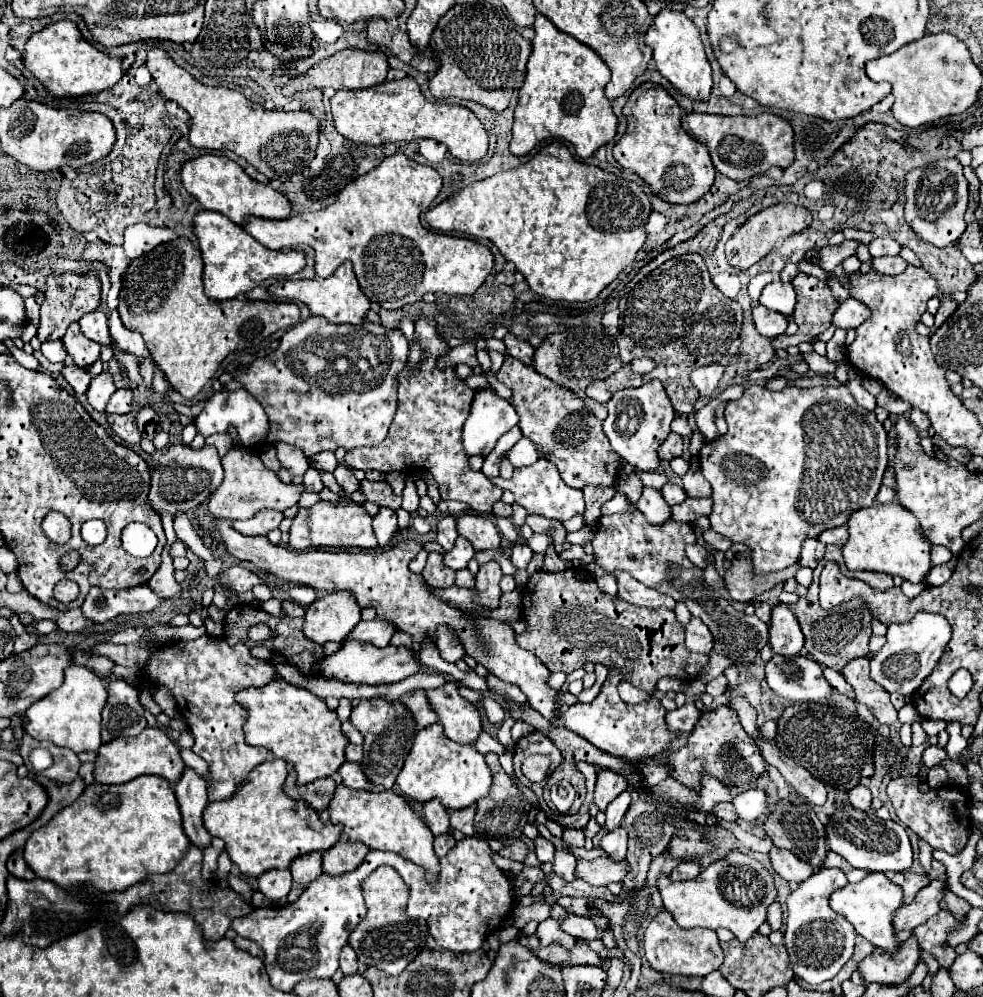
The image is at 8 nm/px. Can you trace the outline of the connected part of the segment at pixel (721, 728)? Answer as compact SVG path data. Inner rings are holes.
M719 706L715 710L701 712L701 718L689 734L687 744L667 754L665 766L677 782L685 784L695 792L701 790L701 780L705 774L717 778L725 786L739 786L743 782L767 774L767 762L763 760L755 740L749 734L745 734L737 720L737 712L729 706Z

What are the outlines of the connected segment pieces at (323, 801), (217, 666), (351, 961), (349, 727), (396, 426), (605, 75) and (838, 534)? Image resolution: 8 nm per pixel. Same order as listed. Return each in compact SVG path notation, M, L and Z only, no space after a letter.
M289 770L289 776L285 780L285 792L287 796L295 798L295 800L305 800L309 802L317 812L325 810L331 802L331 796L335 792L335 780L333 778L321 778L321 780L315 780L311 784L305 784L305 786L297 786L295 784L295 770Z
M203 634L189 642L161 644L151 652L143 670L153 684L173 694L179 712L193 732L193 752L211 768L213 786L209 788L209 802L225 800L235 794L235 788L247 780L249 772L271 756L267 748L255 748L245 742L243 724L249 714L237 704L235 694L249 686L269 684L277 676L277 668L267 660L253 658L245 644L229 646L223 638L219 640Z
M349 944L341 950L341 970L343 974L357 974L357 956Z
M350 721L344 722L341 729L347 738L349 738L350 743L357 745L361 745L363 743L362 734L350 723Z
M421 318L415 322L415 338L427 350L421 366L405 368L401 372L401 400L397 406L397 414L389 428L389 434L383 444L377 448L355 448L347 452L345 462L351 468L361 470L381 470L381 472L411 472L415 466L417 470L429 470L437 484L439 494L443 500L459 500L467 504L475 512L489 514L495 500L501 498L503 490L493 486L485 474L473 472L467 462L467 454L461 446L461 428L469 416L469 404L473 400L473 390L463 384L455 376L455 368L447 368L441 372L435 364L437 356L445 354L449 346L435 330L435 322Z
M543 14L535 16L535 38L531 42L531 56L527 60L525 82L519 90L519 102L515 108L515 122L513 122L513 140L511 152L515 156L525 156L537 142L547 138L565 138L571 142L581 158L589 158L597 148L605 146L617 132L617 116L611 110L609 100L605 98L603 90L611 80L611 70L603 64L599 54L589 46L573 40L565 32L557 30L555 24L545 18Z
M839 526L839 528L831 528L831 530L825 530L819 534L819 540L825 542L825 544L845 544L849 538L849 532L847 532L847 526Z

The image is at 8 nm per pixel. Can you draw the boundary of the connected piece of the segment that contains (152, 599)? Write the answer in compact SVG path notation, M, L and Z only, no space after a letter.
M147 584L129 588L125 592L113 592L99 586L93 586L85 596L81 612L91 622L109 622L121 614L137 614L155 610L163 598L153 592Z

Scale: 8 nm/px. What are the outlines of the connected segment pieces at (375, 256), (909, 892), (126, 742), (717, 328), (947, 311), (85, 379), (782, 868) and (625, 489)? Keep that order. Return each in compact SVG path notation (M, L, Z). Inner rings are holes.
M393 154L385 158L377 168L359 176L355 182L346 186L345 190L337 195L335 202L325 210L291 216L285 220L265 220L249 216L249 220L243 222L243 228L257 242L261 242L271 250L289 250L299 248L303 244L311 246L315 250L315 272L319 278L329 278L341 262L351 260L363 294L371 302L379 302L387 310L397 310L403 308L405 304L413 304L421 300L423 294L427 292L443 292L449 296L471 296L491 274L495 266L493 252L477 240L435 234L433 230L421 224L419 214L431 206L439 190L441 190L441 176L435 168L423 166L407 158L405 154Z
M911 870L909 872L897 872L893 876L893 880L897 884L901 884L901 888L903 888L903 904L909 904L915 898L915 894L929 884L929 876L915 874Z
M145 728L139 736L121 736L103 744L97 752L93 778L99 784L125 784L143 774L157 774L175 784L181 778L185 762L177 744L161 728Z
M683 254L667 260L625 294L619 300L619 312L621 322L615 340L621 350L623 368L607 380L595 380L587 388L587 396L605 404L617 390L639 387L651 378L657 378L665 386L675 412L679 412L671 423L671 430L680 436L690 437L692 430L688 420L695 412L693 406L699 392L693 388L689 374L691 370L719 362L725 356L741 332L741 306L717 290L701 254ZM641 356L657 360L657 368L651 374L639 376L629 370L629 362Z
M947 294L947 296L943 296L941 306L939 306L937 314L935 314L935 326L933 326L933 328L939 328L939 326L945 322L945 318L949 318L949 316L955 312L955 308L957 308L957 302L955 302L955 300L951 300L951 296L949 296L949 294Z
M71 364L71 366L65 366L61 372L63 372L65 380L73 386L73 390L75 390L77 394L85 394L85 392L87 392L89 382L91 382L91 374L89 374L87 370L77 368L75 364Z
M771 848L769 850L771 856L771 864L775 868L775 872L787 880L787 882L803 882L805 878L809 878L813 874L811 864L799 860L797 856L793 856L789 850L781 850L781 848Z
M631 472L627 476L621 476L617 480L615 488L617 488L617 492L623 492L631 502L637 502L637 498L641 498L641 492L643 492L643 482L637 472Z

